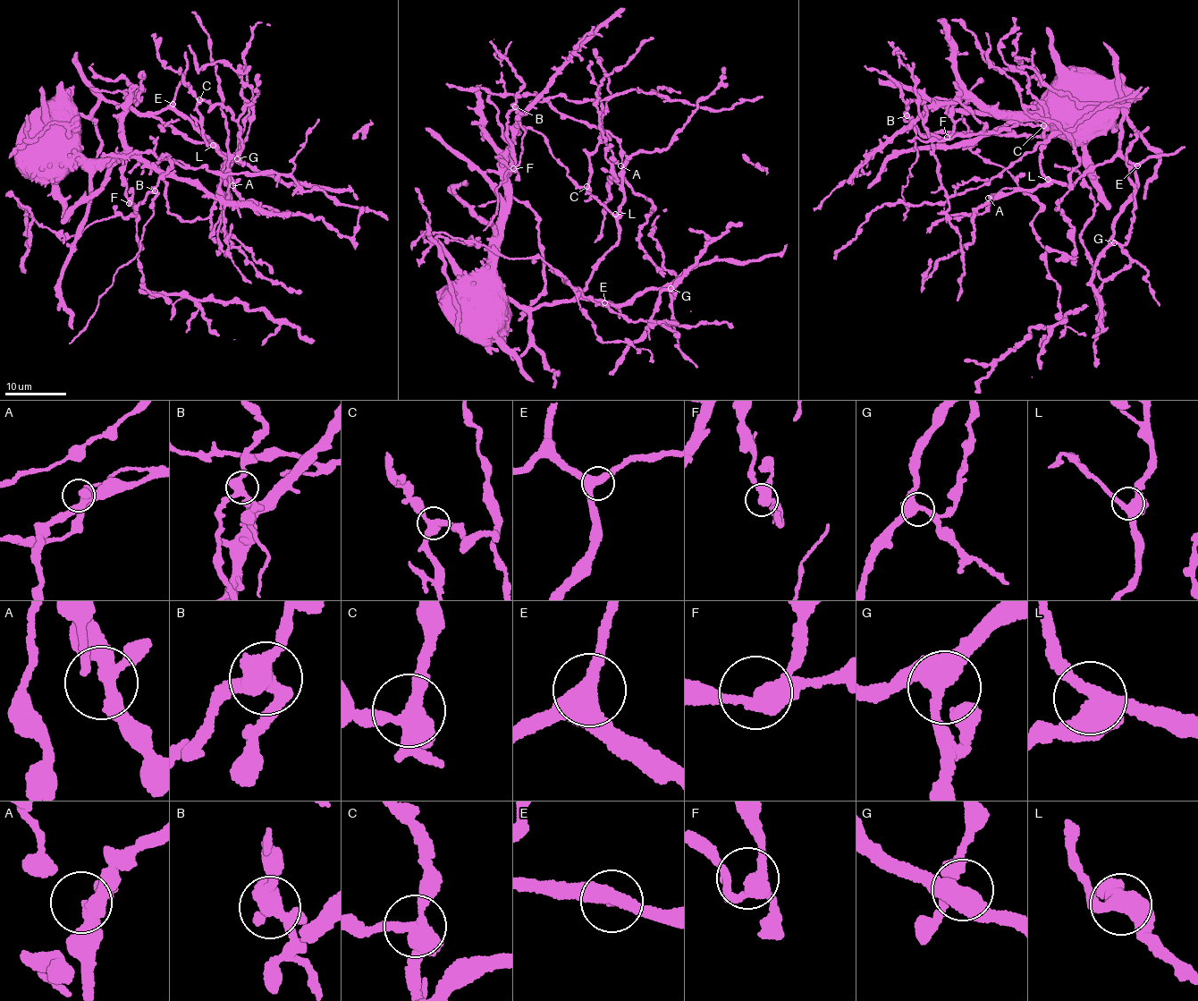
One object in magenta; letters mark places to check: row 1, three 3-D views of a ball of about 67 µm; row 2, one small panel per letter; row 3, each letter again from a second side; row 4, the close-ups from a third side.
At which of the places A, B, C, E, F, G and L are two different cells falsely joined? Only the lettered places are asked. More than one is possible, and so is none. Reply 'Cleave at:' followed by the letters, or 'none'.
Cleave at: none

